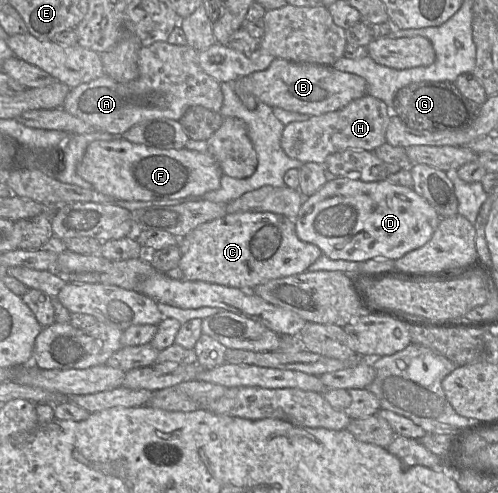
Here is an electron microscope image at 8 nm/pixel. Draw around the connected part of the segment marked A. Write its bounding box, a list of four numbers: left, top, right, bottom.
[61,41,223,135]

